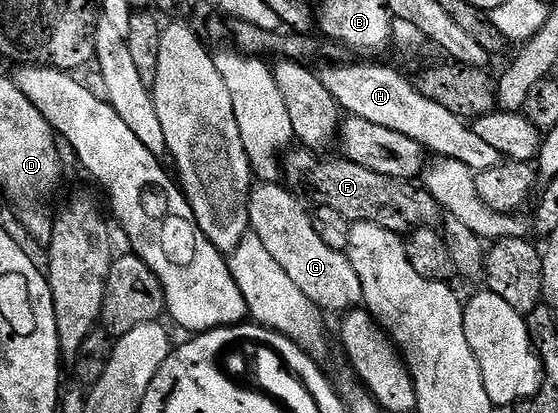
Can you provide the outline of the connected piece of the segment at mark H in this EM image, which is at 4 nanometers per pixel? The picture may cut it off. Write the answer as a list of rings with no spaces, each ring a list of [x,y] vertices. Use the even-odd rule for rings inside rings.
[[[348,63],[328,64],[329,67],[321,69],[319,73],[323,85],[346,114],[394,130],[395,133],[403,133],[403,136],[418,142],[426,152],[434,151],[434,156],[459,161],[475,173],[502,162],[502,155],[493,146],[487,145],[487,141],[481,140],[466,120],[423,97],[410,76],[408,79],[395,68],[380,67],[377,63]]]

